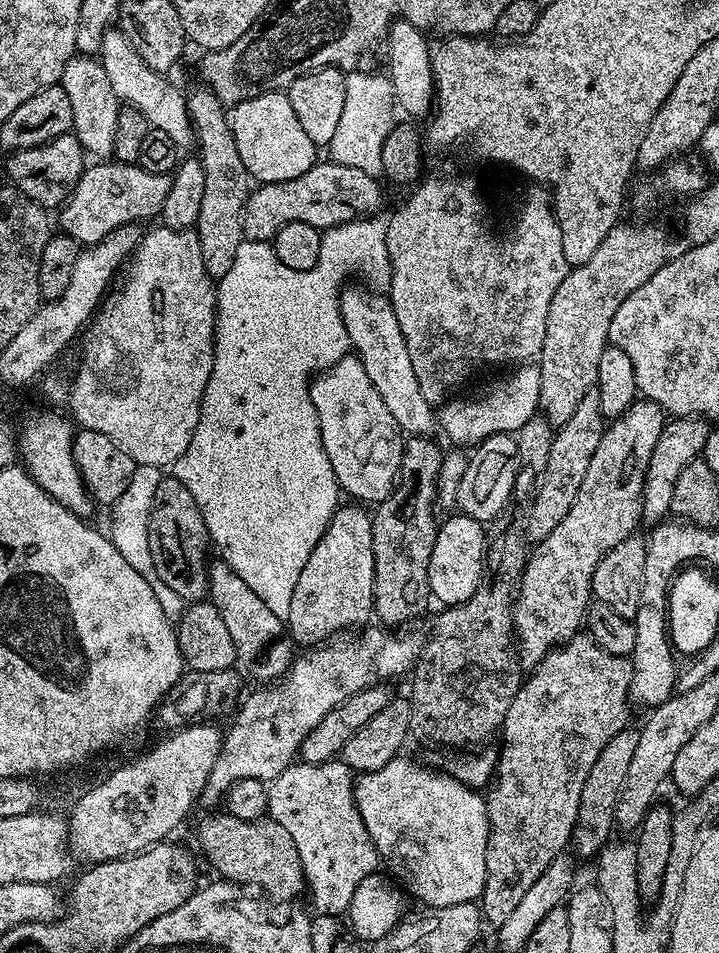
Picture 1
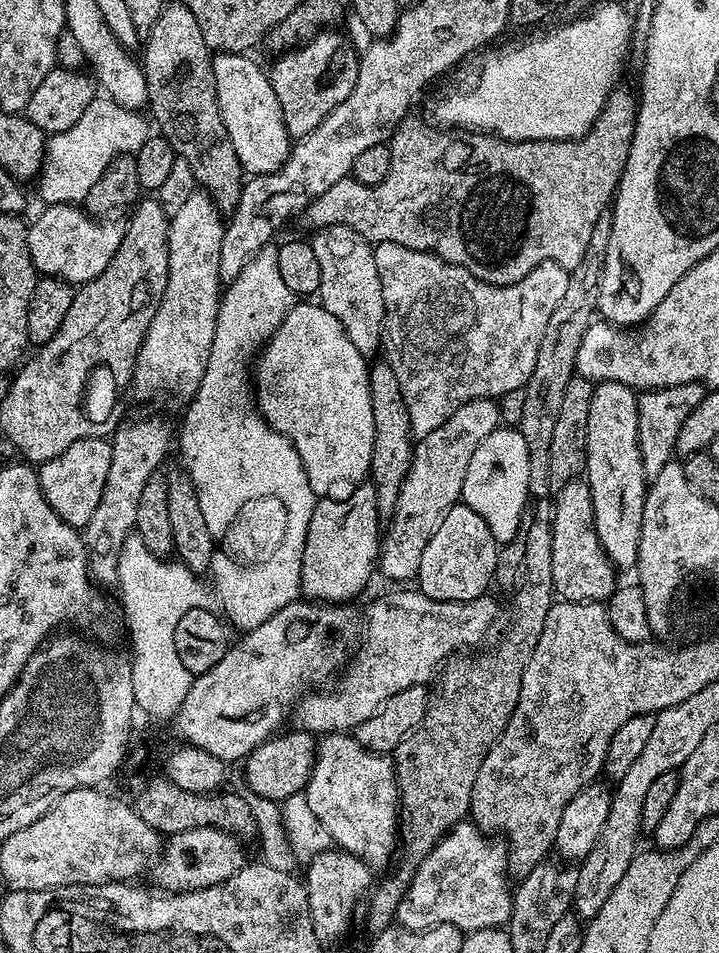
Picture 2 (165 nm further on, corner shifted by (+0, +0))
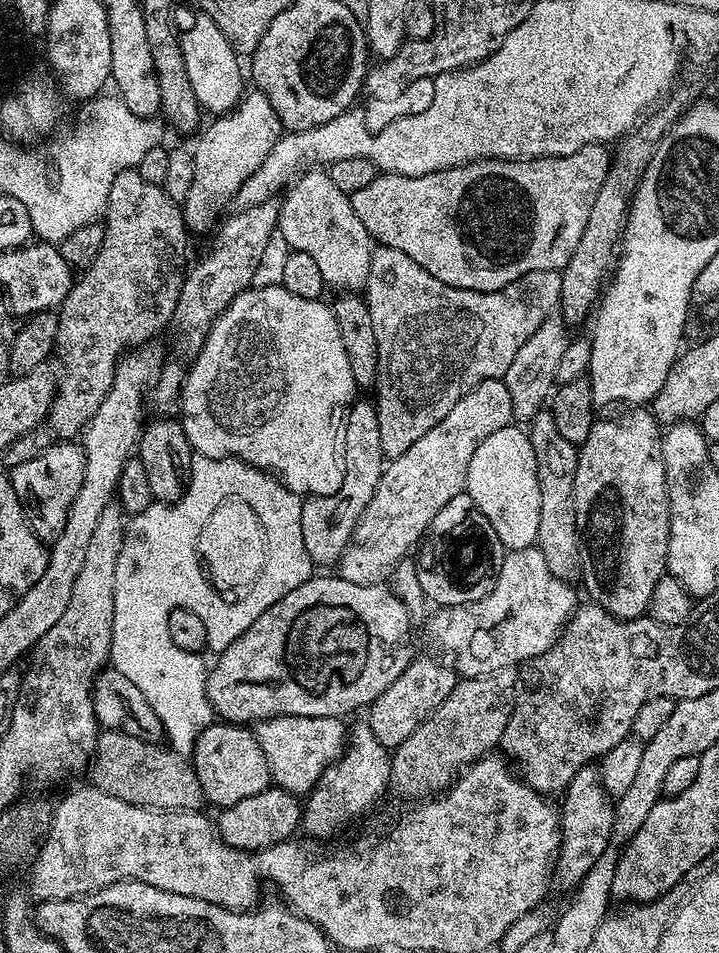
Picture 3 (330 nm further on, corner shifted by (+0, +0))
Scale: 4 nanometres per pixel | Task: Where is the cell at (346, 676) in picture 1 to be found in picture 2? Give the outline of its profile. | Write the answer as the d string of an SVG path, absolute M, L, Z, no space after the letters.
M412 590L392 592L370 601L368 609L365 607L362 612L360 646L332 686L336 688L305 695L294 709L295 727L313 734L351 733L394 694L402 694L410 686L427 685L445 662L465 650L479 649L499 612L492 594L465 602L426 598L426 594Z

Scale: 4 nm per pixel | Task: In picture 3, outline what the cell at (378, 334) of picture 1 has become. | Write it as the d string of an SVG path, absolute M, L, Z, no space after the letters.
M308 170L283 196L284 200L279 201L278 231L282 238L286 238L289 249L310 254L310 258L318 262L322 278L329 289L337 288L335 291L340 294L359 293L370 278L374 241L366 226L362 226L358 214L354 214L351 195L338 190L338 186L330 182L327 171Z

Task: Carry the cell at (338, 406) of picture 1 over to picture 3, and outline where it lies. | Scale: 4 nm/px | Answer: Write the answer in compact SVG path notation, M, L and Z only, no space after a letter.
M279 286L274 288L251 287L247 292L238 294L234 302L220 315L208 337L197 354L196 361L188 368L188 376L180 391L178 419L186 430L186 438L190 442L196 456L205 456L221 460L234 457L244 460L258 470L267 470L275 474L280 483L290 492L295 492L301 498L310 496L329 496L342 486L342 478L346 474L346 418L358 396L354 382L354 374L350 374L350 358L346 358L346 346L342 346L342 334L338 331L338 322L334 318L331 307L323 299L311 300L298 298L298 294L290 294L290 290Z

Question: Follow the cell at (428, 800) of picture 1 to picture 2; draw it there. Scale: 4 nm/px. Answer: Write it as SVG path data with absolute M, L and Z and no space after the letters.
M334 732L325 735L316 750L316 765L312 767L308 779L306 797L310 810L329 832L333 845L359 856L373 870L384 868L391 862L392 851L398 848L400 818L400 791L396 785L396 770L391 755L368 751L352 734Z

